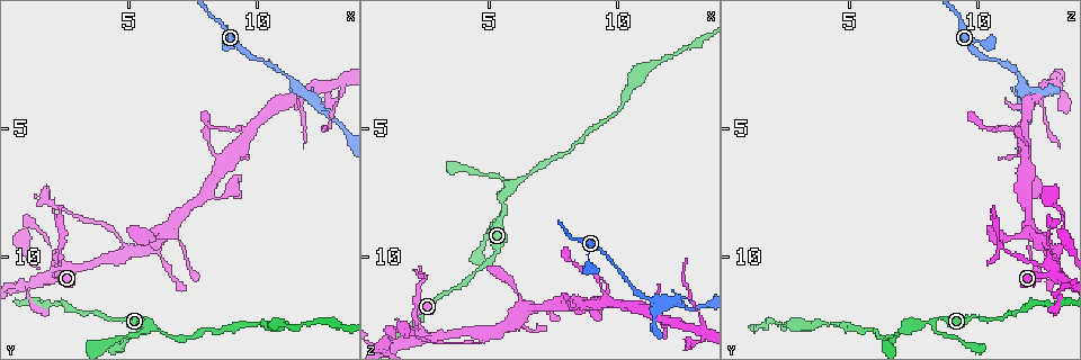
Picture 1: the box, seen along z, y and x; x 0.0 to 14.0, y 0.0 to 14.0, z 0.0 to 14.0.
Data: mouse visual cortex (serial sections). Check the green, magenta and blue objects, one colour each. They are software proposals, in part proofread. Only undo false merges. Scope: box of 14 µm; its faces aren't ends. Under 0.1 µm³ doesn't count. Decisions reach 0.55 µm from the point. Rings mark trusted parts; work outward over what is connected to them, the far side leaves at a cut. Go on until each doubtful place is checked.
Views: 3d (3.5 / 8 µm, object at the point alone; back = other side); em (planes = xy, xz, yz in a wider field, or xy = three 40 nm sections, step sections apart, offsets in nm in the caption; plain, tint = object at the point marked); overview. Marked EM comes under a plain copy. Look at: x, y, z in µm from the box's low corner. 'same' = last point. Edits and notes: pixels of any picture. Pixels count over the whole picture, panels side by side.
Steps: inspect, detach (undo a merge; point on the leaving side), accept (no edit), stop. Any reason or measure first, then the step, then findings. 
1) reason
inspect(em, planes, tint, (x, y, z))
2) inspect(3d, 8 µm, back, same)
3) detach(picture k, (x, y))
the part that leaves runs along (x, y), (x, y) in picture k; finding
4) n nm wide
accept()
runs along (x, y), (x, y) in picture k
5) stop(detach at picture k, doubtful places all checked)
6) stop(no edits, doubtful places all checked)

calibre changes
inspect(3d, 3.5 µm, (5.6, 12.5, 8.1))

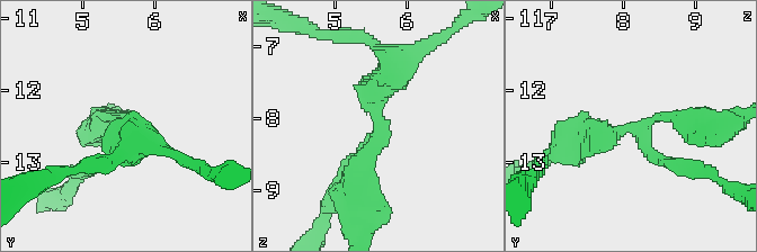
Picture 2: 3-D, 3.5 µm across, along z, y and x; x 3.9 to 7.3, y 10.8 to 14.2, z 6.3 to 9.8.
3 arms; arms of 150, 200, 400 nm
inspect(em, xy, step 3, tint, (5.65, 12.55, 8.05))

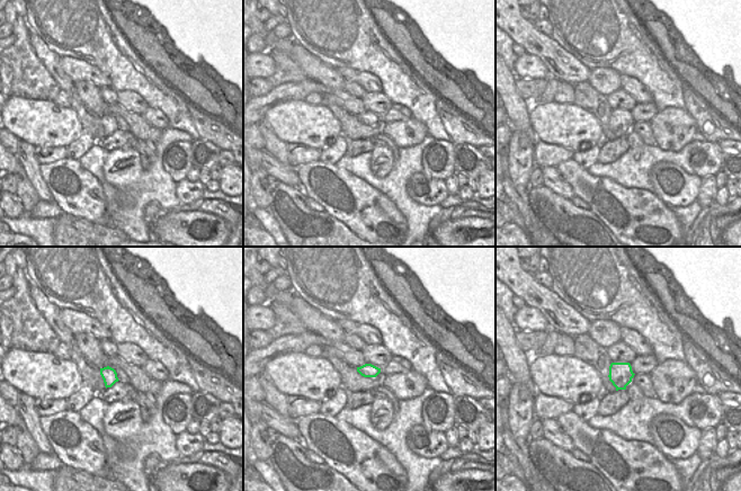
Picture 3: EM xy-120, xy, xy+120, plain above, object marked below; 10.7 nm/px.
accept()
continuous, no second cell

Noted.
arms run side by side
inspect(3d, 3.5 µm, (2.3, 10.6, 13.1))

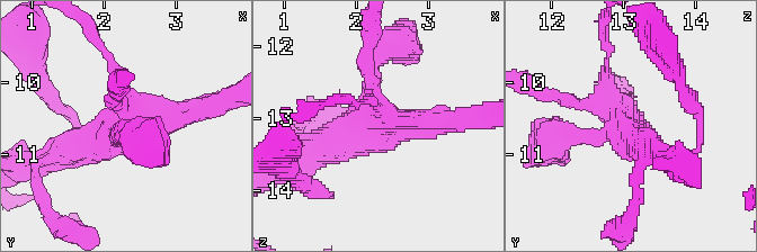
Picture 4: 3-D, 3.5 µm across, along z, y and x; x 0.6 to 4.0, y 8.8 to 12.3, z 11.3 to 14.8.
need the tissue
inspect(em, xy, step 2, tint, (2.25, 10.60, 13.00))

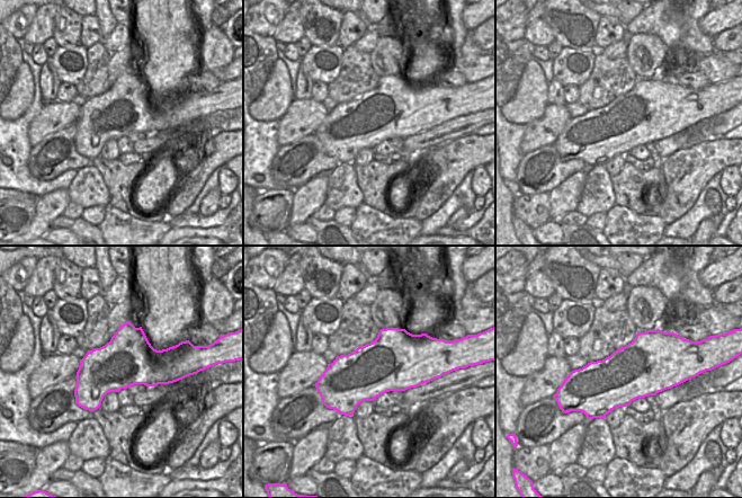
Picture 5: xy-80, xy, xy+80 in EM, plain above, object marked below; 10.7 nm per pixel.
accept()
one cell here

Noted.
sharp bend
inspect(3d, 3.5 µm, (0.9, 9.0, 13.1))

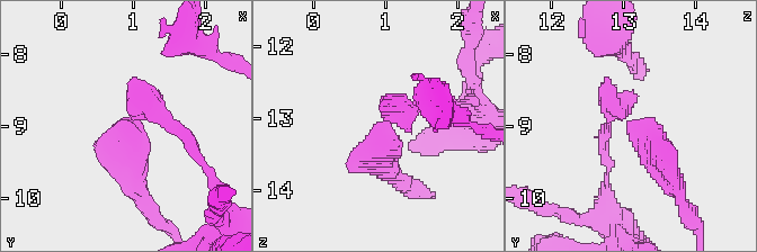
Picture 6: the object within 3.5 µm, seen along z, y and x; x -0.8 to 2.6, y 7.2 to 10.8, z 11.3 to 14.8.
need the tissue
inspect(em, xy, step 5, tint, (0.90, 9.05, 13.10))

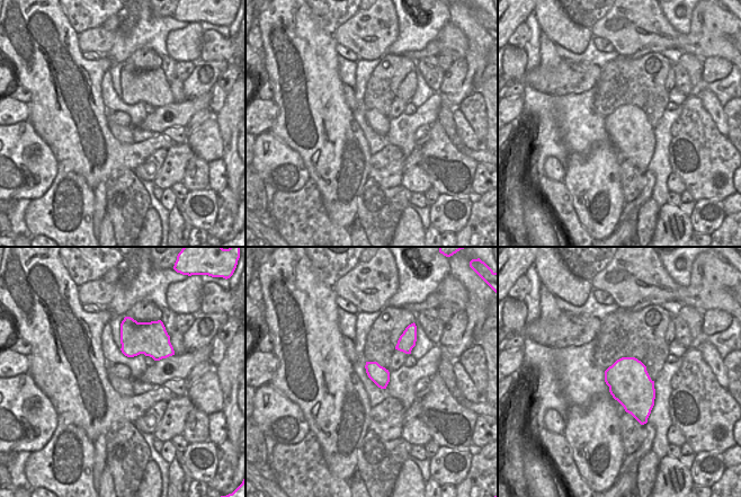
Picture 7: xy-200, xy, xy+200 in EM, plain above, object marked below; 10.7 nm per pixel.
accept()
runs along (436, 99), (381, 126), (388, 169) in picture 6; one cell here

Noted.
small branch off a trunk
inspect(3d, 3.5 µm, back, (4.9, 9.8, 13.1))

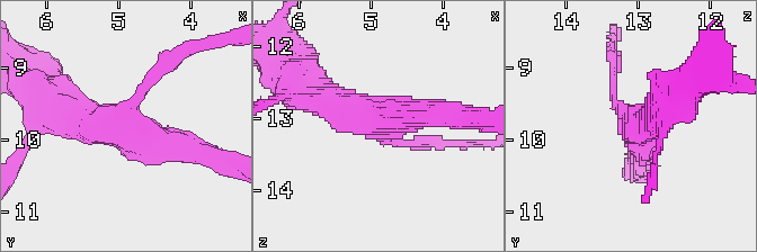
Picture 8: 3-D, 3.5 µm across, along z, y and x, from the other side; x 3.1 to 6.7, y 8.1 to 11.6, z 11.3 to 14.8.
arms of 150, 400, 400 nm
accept()
runs along (194, 151), (90, 127), (55, 106) in picture 8; one cell here

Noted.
stop(no edits, doubtful places all checked)

